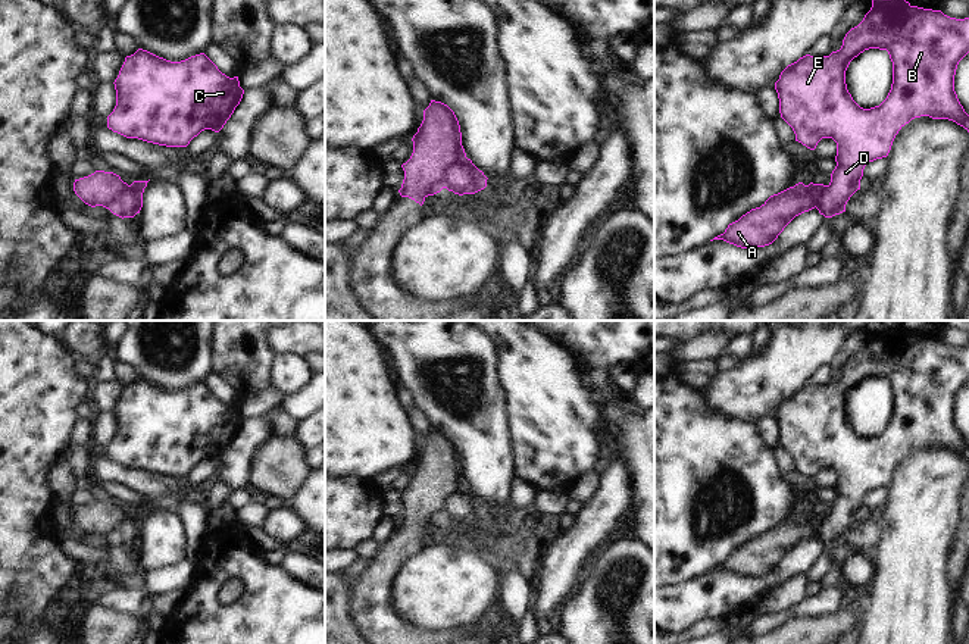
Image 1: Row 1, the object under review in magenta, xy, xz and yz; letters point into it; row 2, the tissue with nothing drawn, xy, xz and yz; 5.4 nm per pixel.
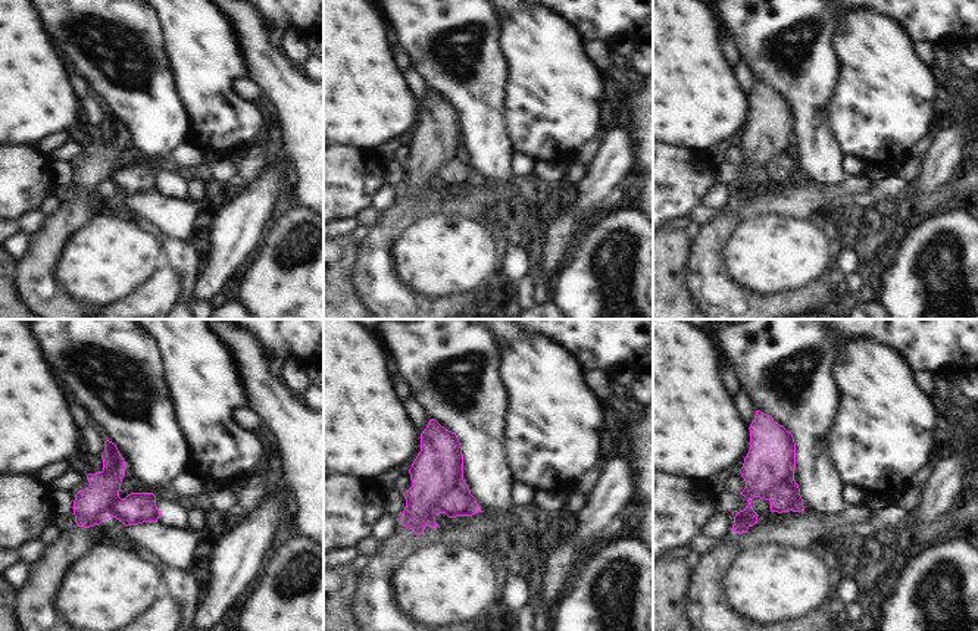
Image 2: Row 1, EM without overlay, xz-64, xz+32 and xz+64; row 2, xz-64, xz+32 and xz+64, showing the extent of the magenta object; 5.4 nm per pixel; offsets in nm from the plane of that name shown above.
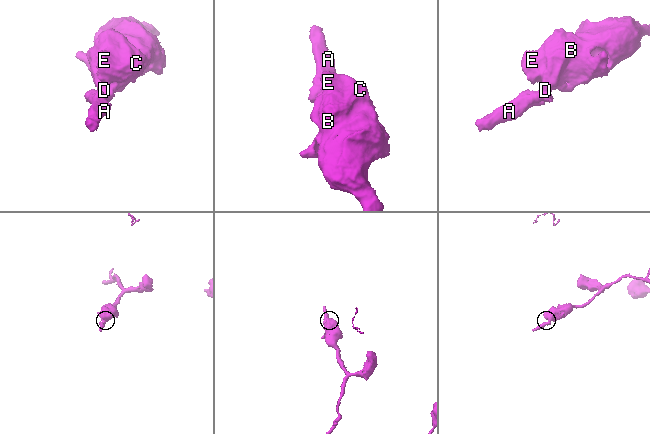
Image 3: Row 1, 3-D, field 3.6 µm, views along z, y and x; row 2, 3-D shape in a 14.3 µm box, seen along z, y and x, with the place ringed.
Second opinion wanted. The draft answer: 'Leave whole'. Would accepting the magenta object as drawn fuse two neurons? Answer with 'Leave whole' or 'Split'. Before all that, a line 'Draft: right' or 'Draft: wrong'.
Draft: wrong
Split.

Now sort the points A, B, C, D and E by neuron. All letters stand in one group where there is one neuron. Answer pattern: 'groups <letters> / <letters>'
groups A / B C D E

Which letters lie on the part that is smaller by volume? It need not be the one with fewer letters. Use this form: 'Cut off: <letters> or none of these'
Cut off: A

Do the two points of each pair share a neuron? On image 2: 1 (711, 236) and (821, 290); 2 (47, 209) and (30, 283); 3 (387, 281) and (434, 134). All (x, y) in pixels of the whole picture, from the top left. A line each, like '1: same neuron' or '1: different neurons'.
1: same neuron
2: different neurons
3: same neuron

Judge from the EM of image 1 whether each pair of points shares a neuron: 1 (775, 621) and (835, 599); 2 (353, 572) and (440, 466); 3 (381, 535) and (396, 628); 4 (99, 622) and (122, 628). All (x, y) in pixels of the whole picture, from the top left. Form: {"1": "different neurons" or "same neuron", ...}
{"1": "same neuron", "2": "different neurons", "3": "different neurons", "4": "same neuron"}

